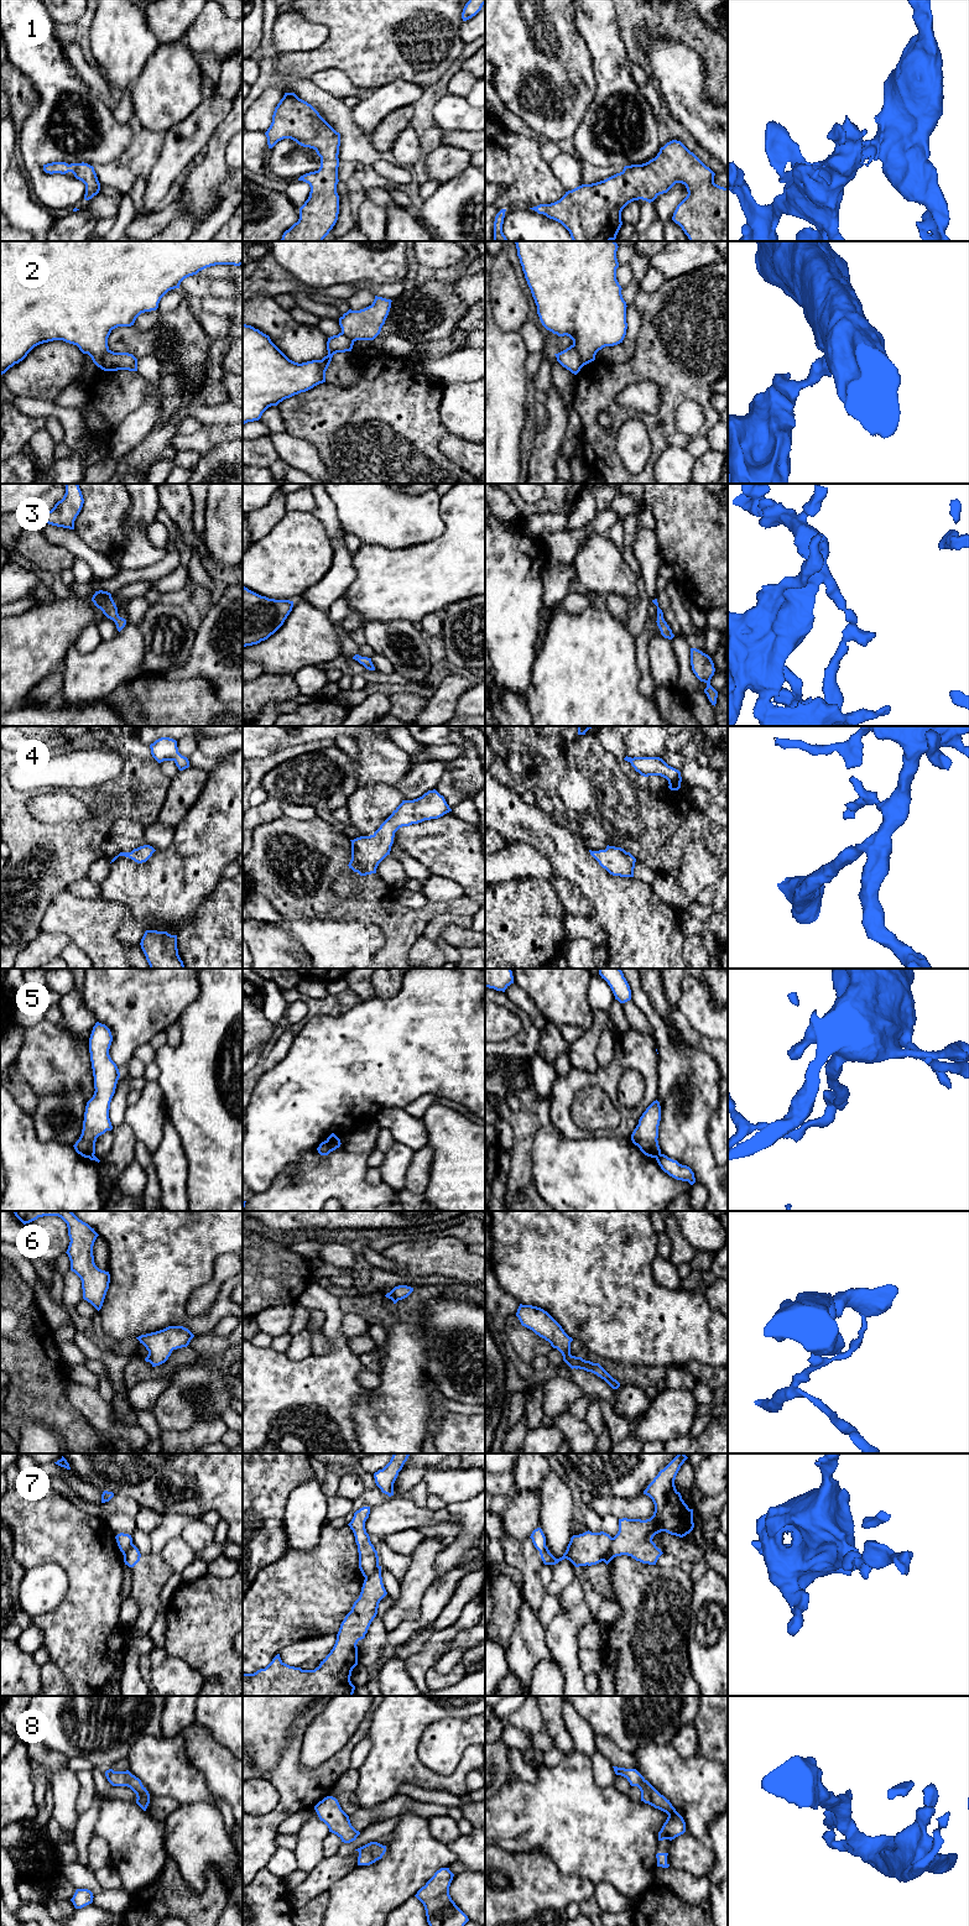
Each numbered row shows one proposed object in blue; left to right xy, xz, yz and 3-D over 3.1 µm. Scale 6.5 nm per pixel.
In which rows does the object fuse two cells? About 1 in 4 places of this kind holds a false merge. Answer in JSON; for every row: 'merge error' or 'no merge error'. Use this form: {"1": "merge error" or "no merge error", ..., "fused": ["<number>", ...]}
{"1": "no merge error", "2": "merge error", "3": "no merge error", "4": "no merge error", "5": "merge error", "6": "merge error", "7": "merge error", "8": "no merge error", "fused": ["2", "5", "6", "7"]}

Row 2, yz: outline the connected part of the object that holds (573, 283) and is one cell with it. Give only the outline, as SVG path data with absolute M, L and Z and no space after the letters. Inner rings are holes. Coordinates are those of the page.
M515 241L515 244L542 325L558 336L569 336L583 366L594 361L596 353L603 348L622 343L627 329L627 306L616 280L619 246L615 241Z

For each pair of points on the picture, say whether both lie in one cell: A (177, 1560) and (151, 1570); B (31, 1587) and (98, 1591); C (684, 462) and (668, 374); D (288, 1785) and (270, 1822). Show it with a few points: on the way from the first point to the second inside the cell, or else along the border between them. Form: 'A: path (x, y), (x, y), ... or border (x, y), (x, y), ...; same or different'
A: border (160, 1555), (175, 1571); different
B: border (56, 1562), (67, 1575), (67, 1593), (48, 1612); different
C: border (686, 447), (667, 447), (656, 462); different
D: path (288, 1794), (288, 1801), (279, 1814); same

